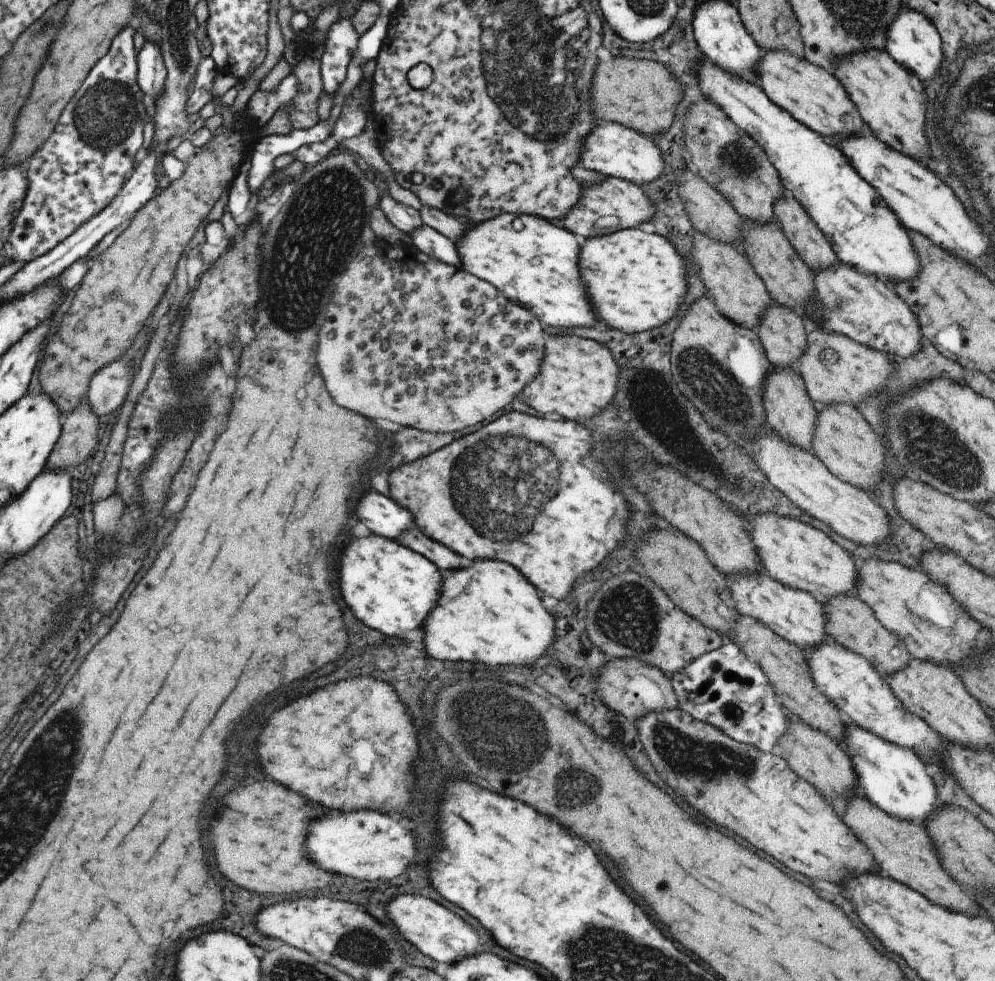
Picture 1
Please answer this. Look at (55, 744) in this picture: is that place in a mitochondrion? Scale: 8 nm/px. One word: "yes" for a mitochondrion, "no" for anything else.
yes

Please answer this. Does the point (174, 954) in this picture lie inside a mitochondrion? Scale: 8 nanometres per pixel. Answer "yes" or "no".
no

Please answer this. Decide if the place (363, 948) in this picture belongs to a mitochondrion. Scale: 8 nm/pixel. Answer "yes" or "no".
yes

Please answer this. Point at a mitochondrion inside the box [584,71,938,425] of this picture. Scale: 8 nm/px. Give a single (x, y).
(738, 163)

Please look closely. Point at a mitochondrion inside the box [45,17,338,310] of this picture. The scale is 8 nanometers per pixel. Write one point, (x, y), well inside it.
(105, 116)

